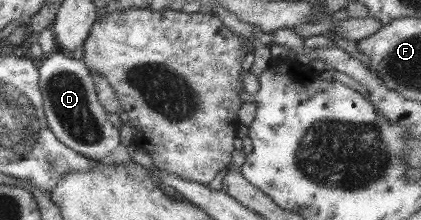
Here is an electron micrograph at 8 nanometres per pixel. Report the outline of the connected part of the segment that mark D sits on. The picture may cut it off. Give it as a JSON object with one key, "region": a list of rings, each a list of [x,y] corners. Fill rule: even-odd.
{"region":[[[48,53],[41,59],[38,71],[47,125],[56,139],[90,160],[110,158],[112,148],[120,142],[119,130],[111,125],[104,107],[98,102],[94,80],[82,60],[63,53]]]}

